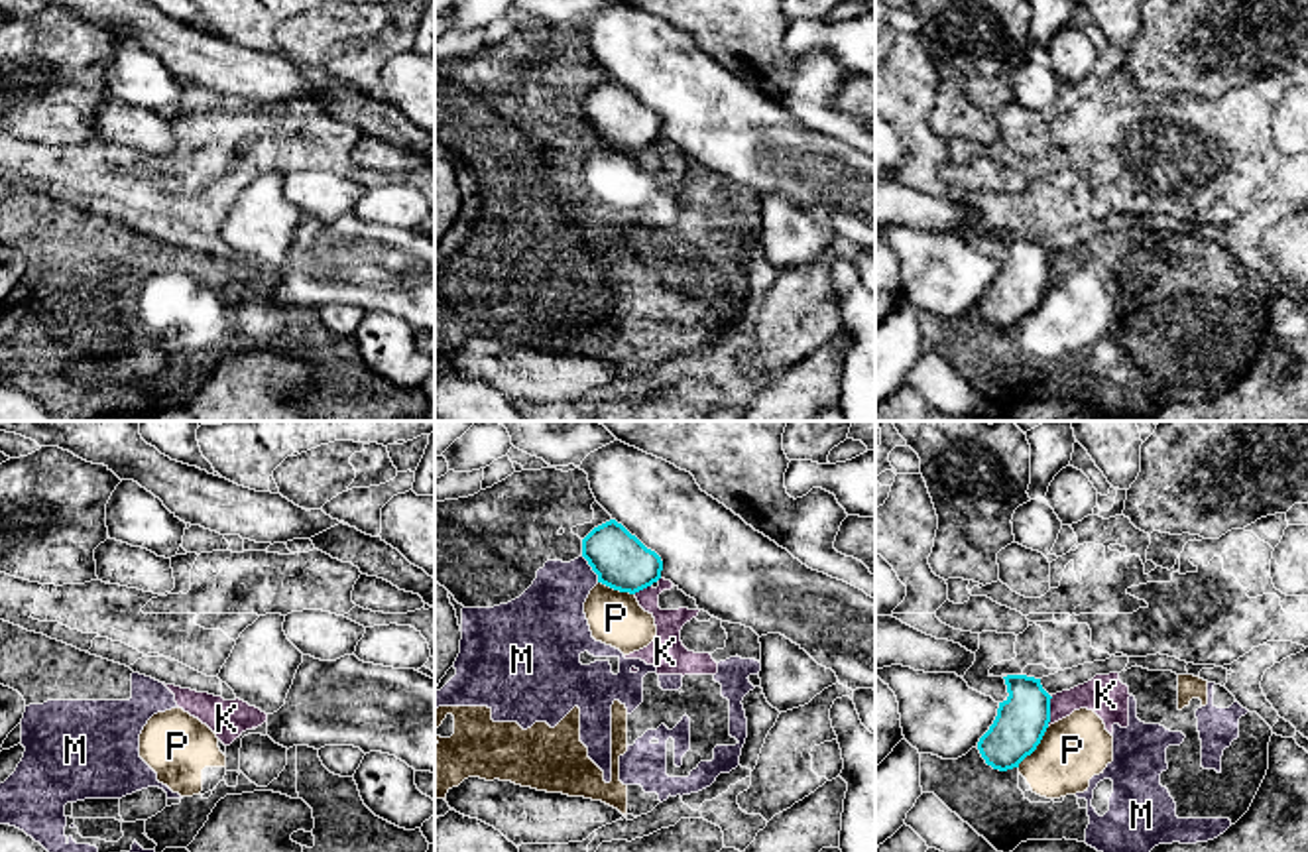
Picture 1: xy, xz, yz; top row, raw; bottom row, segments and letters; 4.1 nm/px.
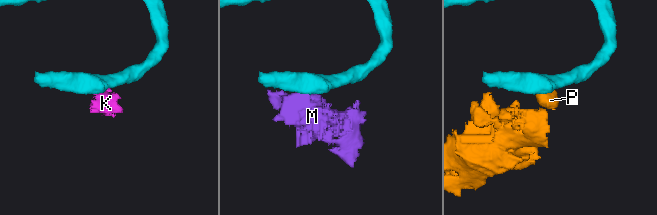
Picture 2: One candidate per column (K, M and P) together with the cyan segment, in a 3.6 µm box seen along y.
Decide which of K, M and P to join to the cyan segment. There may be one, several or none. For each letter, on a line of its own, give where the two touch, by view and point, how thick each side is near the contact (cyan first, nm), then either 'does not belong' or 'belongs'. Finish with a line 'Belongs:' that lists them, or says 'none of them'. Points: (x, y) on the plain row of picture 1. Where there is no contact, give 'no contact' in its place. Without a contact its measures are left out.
K: contact yz (1049, 270); calibres 220 and 170 nm; does not belong
M: contact xz (593, 128); calibres 220 and 280 nm; does not belong
P: contact yz (1037, 304); calibres 220 and 280 nm; does not belong
Belongs: none of them

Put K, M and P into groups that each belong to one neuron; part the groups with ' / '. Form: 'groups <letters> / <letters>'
groups K M P

